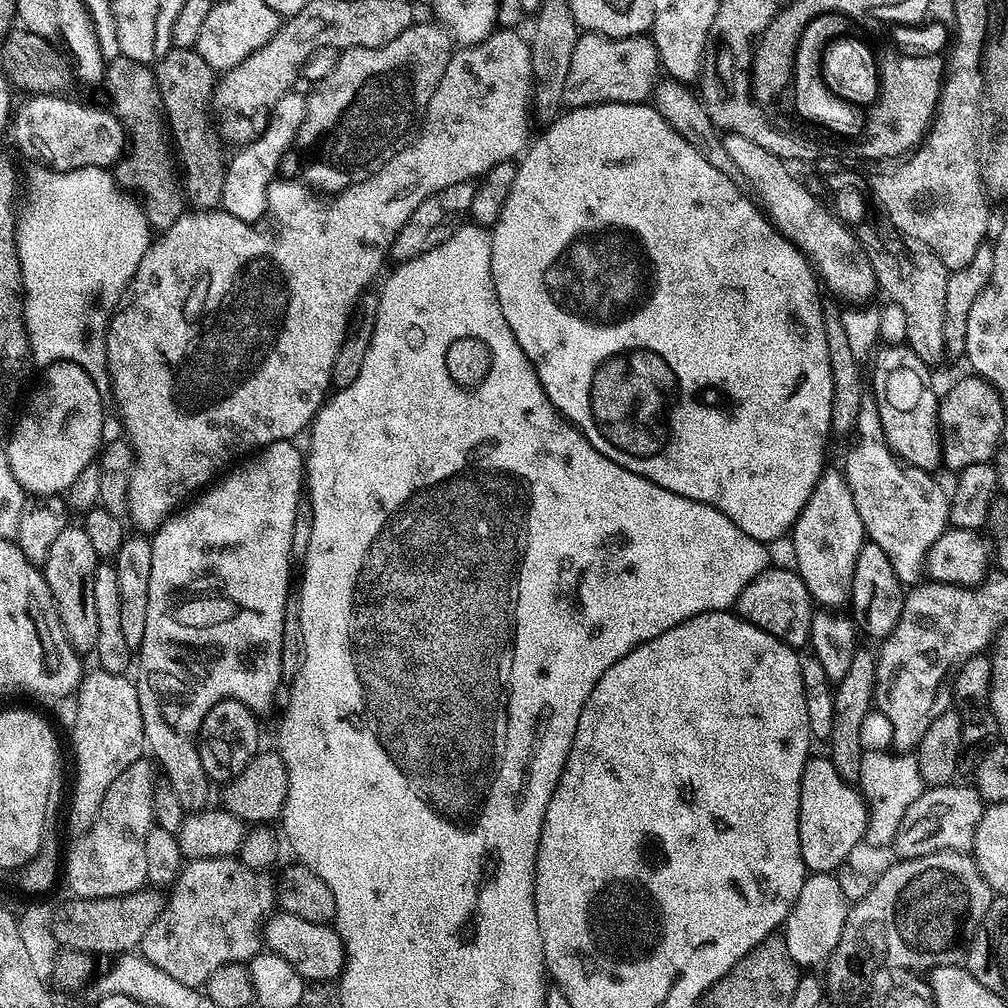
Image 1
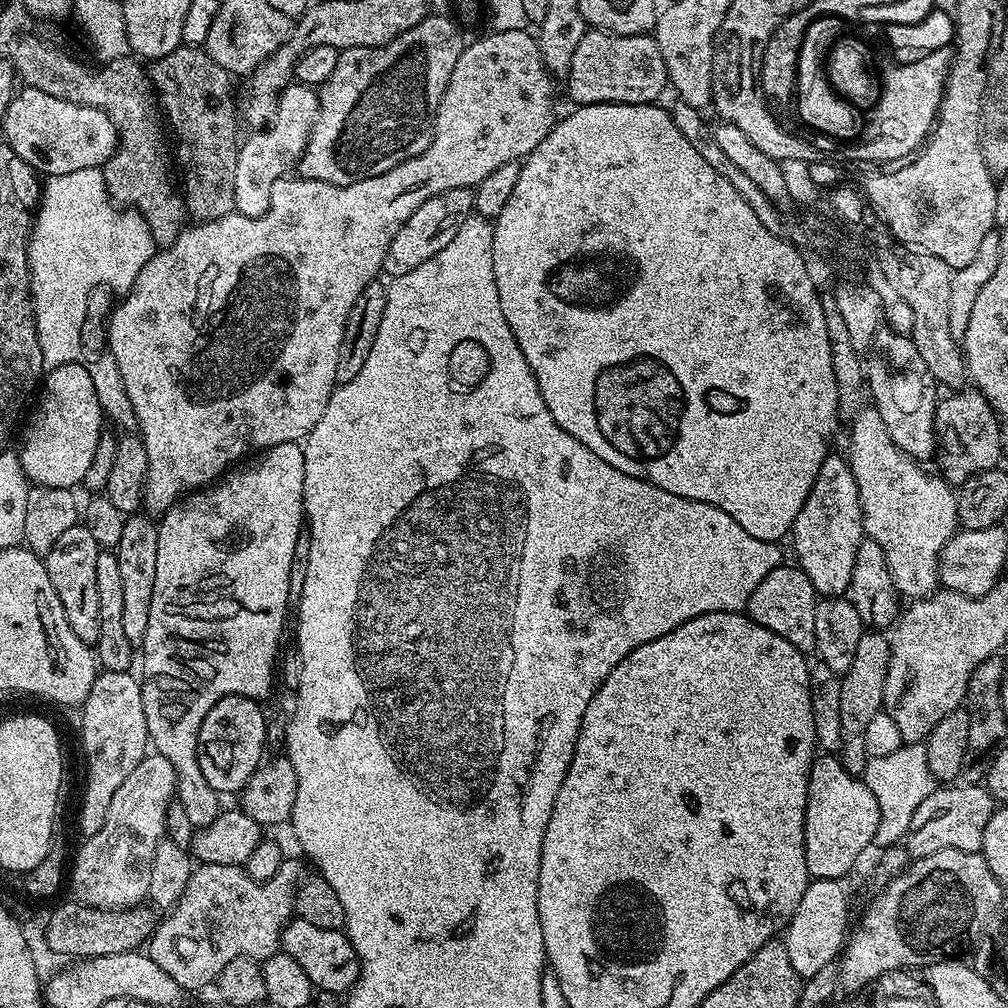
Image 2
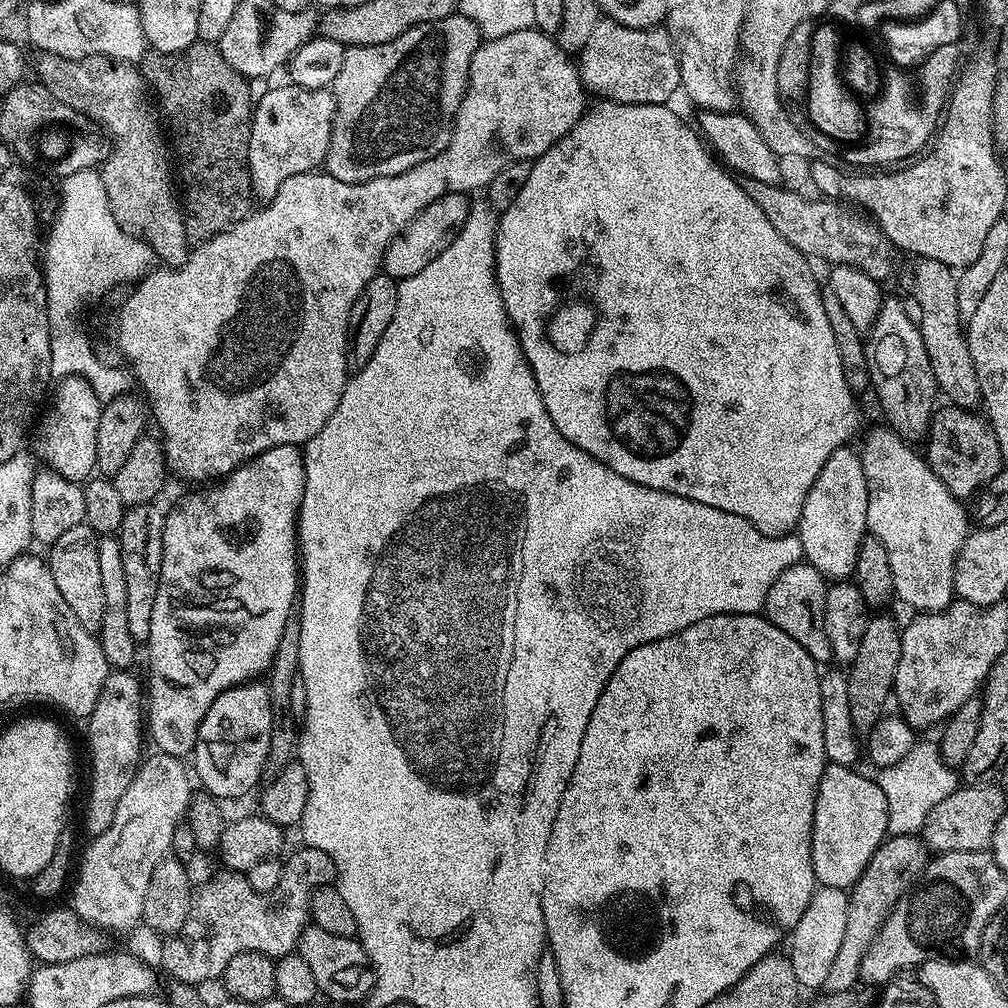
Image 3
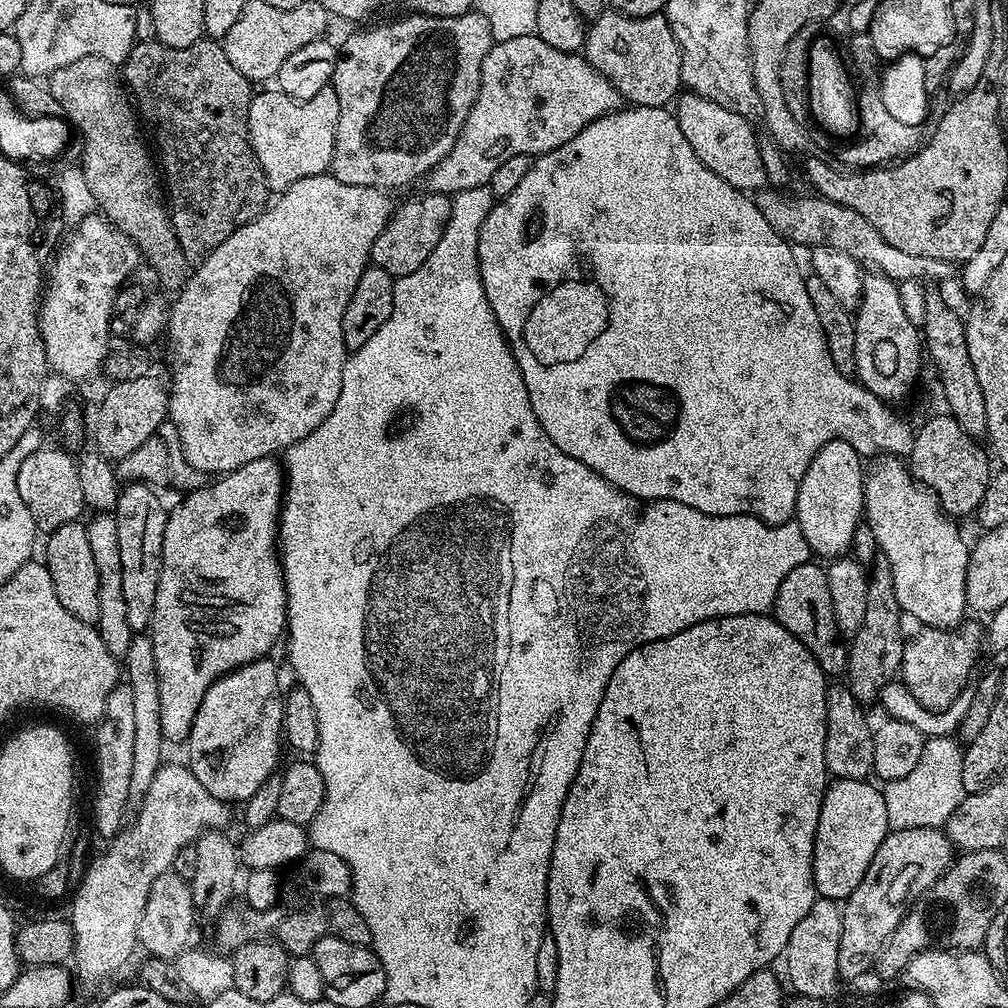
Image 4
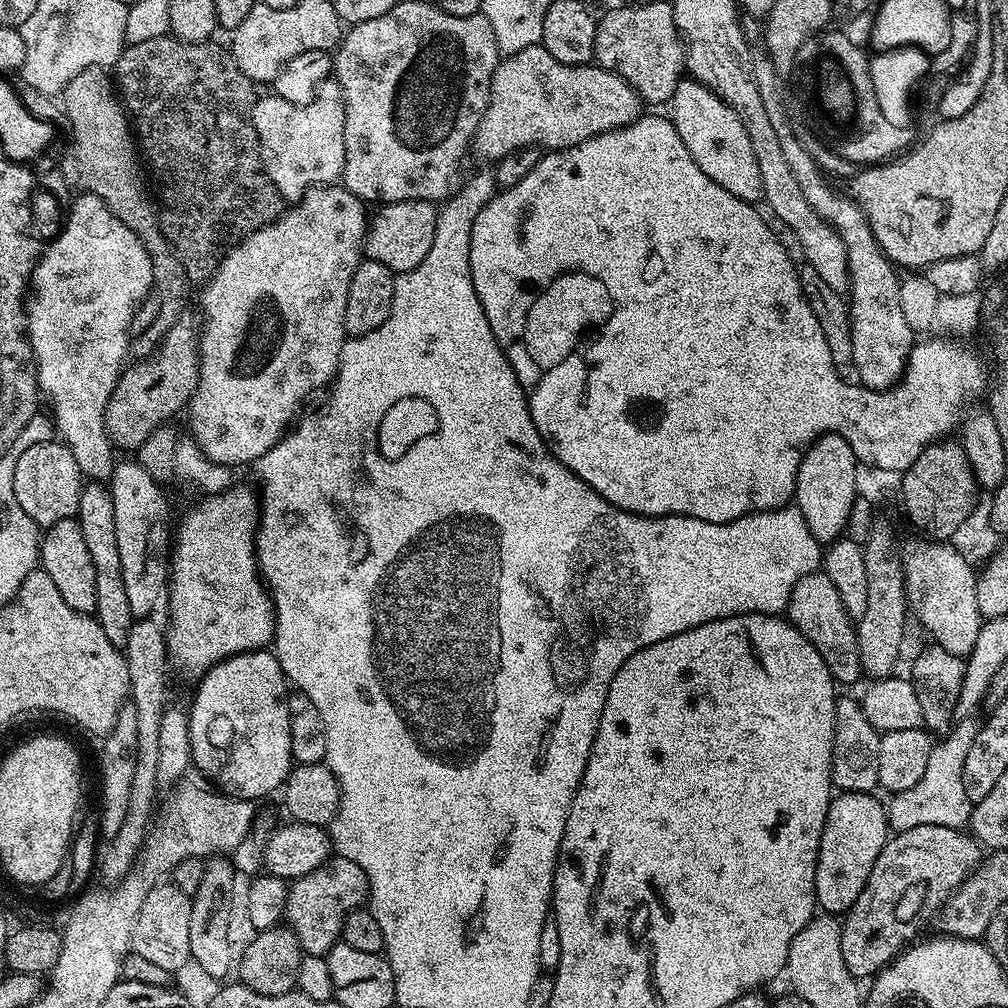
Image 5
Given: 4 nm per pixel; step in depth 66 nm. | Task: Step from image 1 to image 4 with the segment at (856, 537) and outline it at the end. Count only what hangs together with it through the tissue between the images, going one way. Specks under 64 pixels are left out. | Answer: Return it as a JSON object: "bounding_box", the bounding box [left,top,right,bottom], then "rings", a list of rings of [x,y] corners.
{"bounding_box":[794,440,866,558],"rings":[[[828,440],[818,454],[808,463],[806,474],[802,478],[802,486],[796,499],[796,514],[794,522],[802,530],[802,538],[806,538],[809,553],[827,558],[839,558],[851,549],[854,530],[862,523],[864,509],[864,482],[866,464],[858,451],[857,445],[845,440]]]}

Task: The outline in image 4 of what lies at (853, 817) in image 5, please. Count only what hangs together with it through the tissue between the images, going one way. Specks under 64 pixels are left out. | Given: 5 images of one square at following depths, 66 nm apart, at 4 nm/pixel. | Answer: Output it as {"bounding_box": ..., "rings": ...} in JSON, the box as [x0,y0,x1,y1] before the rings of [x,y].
{"bounding_box":[812,779,888,902],"rings":[[[833,779],[822,798],[822,810],[818,814],[818,830],[814,838],[812,877],[817,897],[843,902],[870,866],[870,858],[878,854],[878,846],[888,837],[884,793],[875,783],[868,780]]]}

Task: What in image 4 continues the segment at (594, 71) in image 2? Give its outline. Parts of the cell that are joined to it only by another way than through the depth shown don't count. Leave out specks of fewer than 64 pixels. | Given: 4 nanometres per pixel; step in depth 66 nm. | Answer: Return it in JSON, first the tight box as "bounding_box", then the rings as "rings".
{"bounding_box":[582,10,681,108],"rings":[[[605,10],[587,25],[582,55],[589,66],[598,70],[616,87],[618,94],[629,105],[638,108],[662,108],[671,105],[681,91],[680,47],[663,14],[655,16],[628,16],[624,12]]]}

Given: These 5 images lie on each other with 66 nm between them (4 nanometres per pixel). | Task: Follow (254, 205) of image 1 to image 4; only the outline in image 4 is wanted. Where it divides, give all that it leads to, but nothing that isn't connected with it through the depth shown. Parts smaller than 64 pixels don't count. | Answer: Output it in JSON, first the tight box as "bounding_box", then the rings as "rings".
{"bounding_box":[248,86,338,194],"rings":[[[329,86],[309,100],[291,100],[279,90],[271,91],[253,95],[248,111],[248,137],[269,189],[279,194],[298,182],[298,178],[323,176],[331,169],[338,130],[338,94]]]}

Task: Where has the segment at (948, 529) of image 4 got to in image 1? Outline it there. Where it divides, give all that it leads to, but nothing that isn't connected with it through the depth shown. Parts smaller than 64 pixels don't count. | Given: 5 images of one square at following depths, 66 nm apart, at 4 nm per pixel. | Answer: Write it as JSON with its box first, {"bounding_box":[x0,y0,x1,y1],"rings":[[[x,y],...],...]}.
{"bounding_box":[842,397,949,583],"rings":[[[875,397],[864,400],[854,430],[858,445],[847,454],[842,471],[865,535],[882,547],[901,581],[915,583],[923,573],[930,546],[948,528],[949,495],[927,469],[905,466],[897,459],[885,440]]]}

